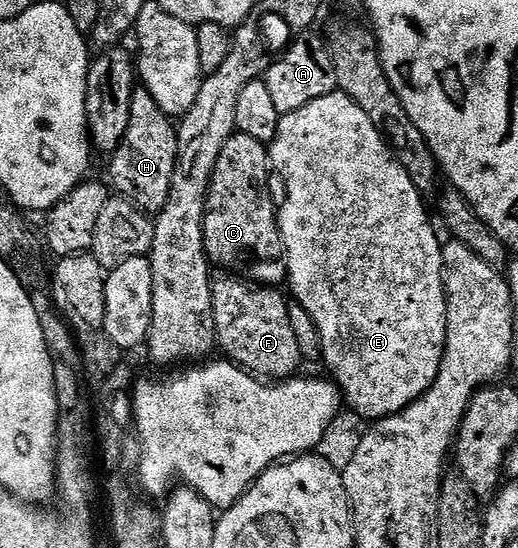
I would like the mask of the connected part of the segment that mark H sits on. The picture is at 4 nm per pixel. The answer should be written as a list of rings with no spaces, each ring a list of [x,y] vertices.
[[[144,88],[133,91],[127,132],[108,162],[108,181],[120,197],[128,198],[138,210],[144,210],[150,216],[165,207],[171,192],[171,176],[177,163],[177,126],[174,119],[155,104],[155,96]]]

